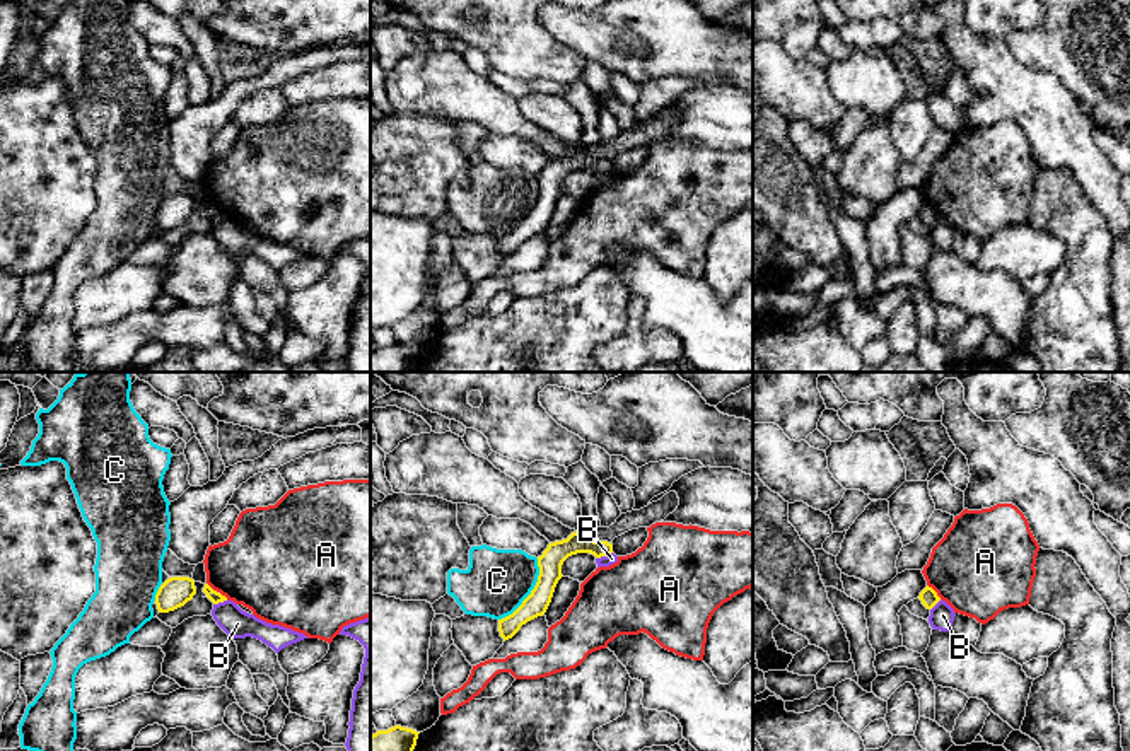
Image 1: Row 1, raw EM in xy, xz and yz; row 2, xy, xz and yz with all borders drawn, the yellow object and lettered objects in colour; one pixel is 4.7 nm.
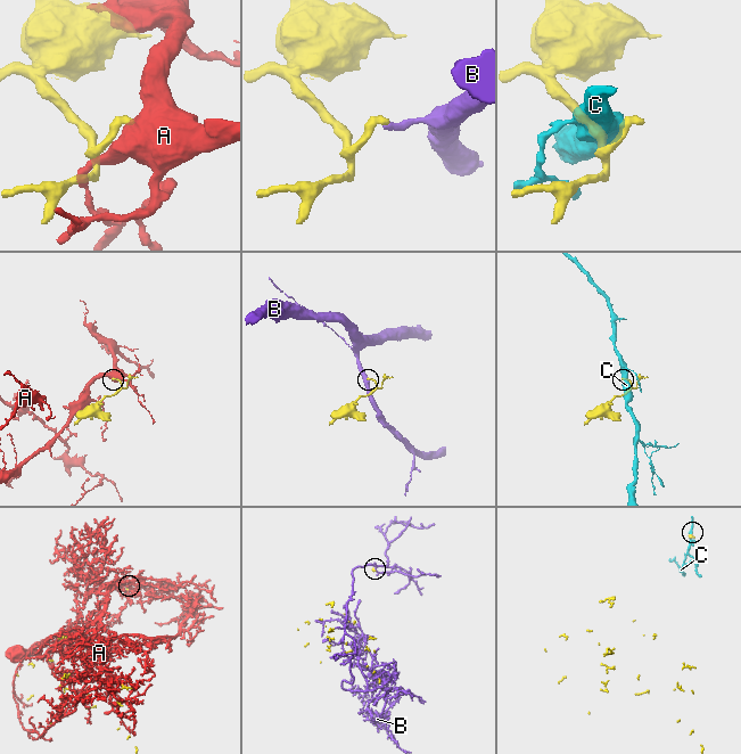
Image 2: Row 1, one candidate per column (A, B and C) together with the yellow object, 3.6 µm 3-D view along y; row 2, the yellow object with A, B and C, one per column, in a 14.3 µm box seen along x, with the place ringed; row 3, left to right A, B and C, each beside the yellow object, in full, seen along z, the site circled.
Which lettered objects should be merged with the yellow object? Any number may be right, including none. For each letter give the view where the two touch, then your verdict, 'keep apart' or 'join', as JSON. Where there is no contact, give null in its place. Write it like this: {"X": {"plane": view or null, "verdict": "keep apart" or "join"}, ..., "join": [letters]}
{"A": {"plane": "xy", "verdict": "keep apart"}, "B": {"plane": "xz", "verdict": "keep apart"}, "C": {"plane": "xz", "verdict": "keep apart"}, "join": []}

